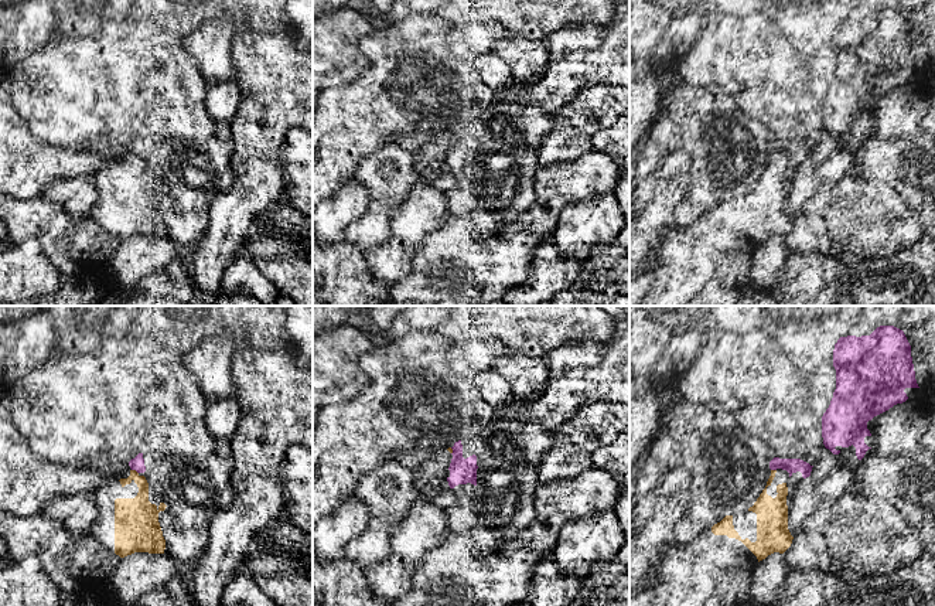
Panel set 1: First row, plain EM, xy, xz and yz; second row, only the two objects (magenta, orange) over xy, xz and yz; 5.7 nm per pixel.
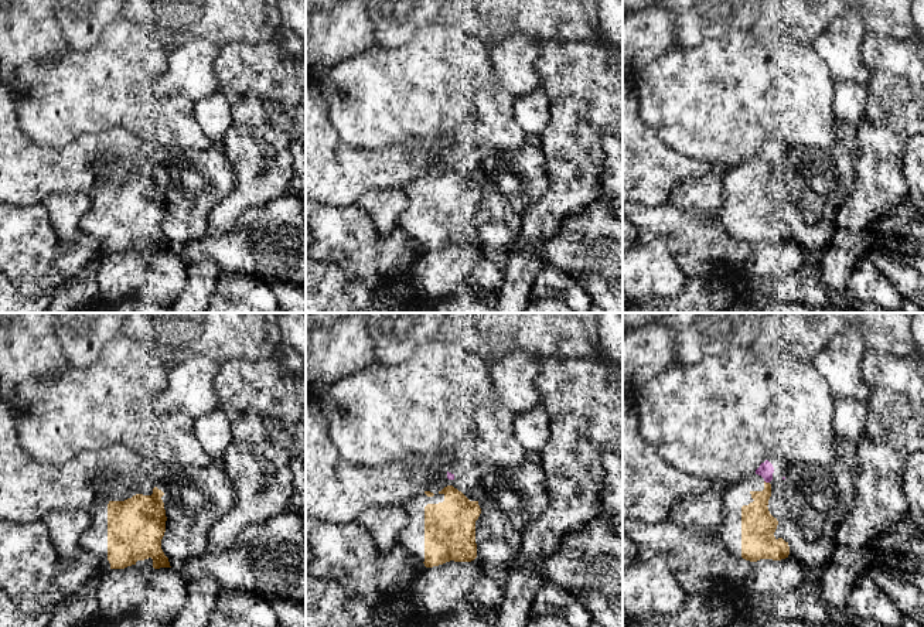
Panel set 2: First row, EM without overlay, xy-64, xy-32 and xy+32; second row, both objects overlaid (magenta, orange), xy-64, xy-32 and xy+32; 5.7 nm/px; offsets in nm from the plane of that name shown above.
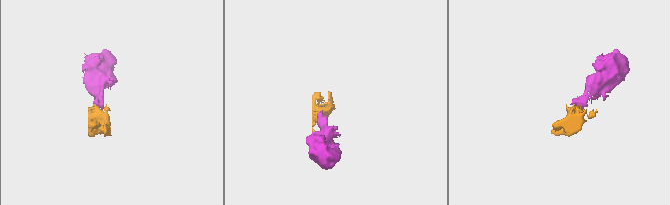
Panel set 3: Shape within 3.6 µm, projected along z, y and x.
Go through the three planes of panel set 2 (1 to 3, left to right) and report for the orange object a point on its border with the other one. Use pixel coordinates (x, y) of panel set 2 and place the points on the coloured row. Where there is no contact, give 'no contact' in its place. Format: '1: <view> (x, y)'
1: no contact
2: no contact
3: xy+32 (767, 481)

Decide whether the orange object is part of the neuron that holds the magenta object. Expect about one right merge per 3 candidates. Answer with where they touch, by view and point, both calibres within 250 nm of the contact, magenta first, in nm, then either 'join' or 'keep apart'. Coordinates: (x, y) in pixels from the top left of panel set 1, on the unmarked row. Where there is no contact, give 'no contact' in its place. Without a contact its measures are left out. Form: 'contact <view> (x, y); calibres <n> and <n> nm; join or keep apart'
contact xy (135, 152); calibres 80 and 180 nm; keep apart

